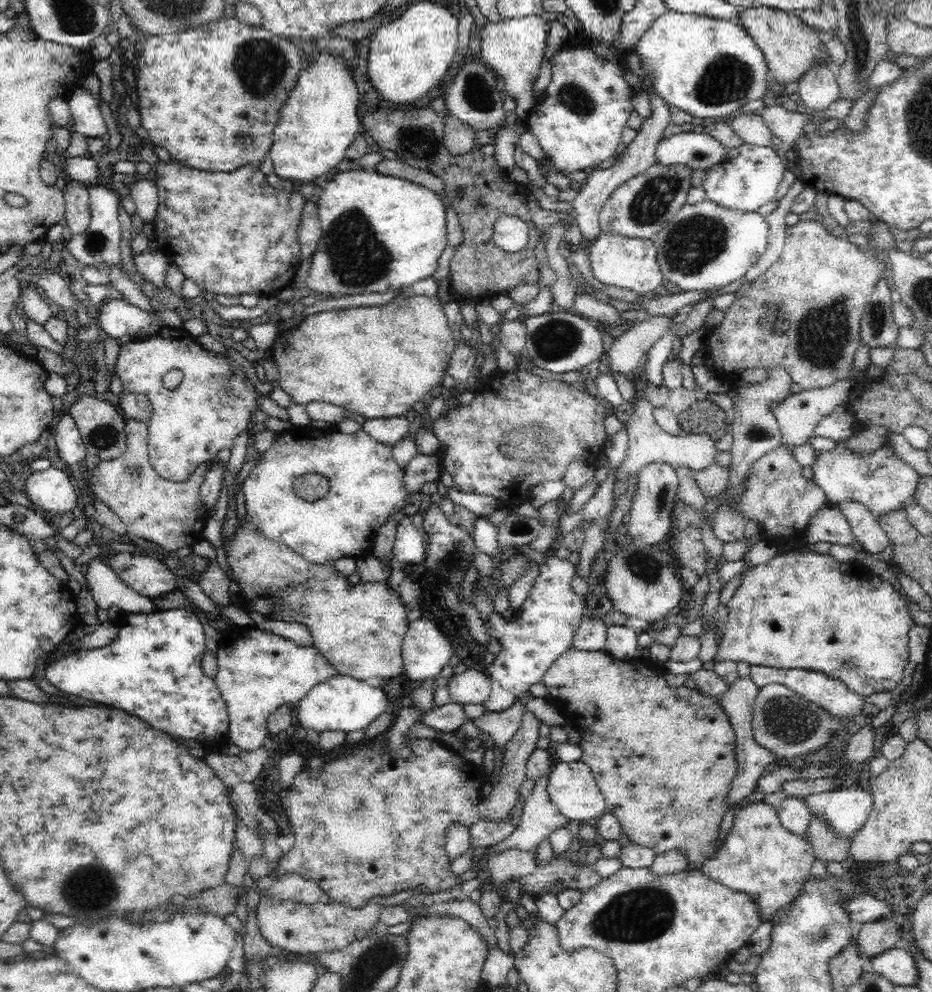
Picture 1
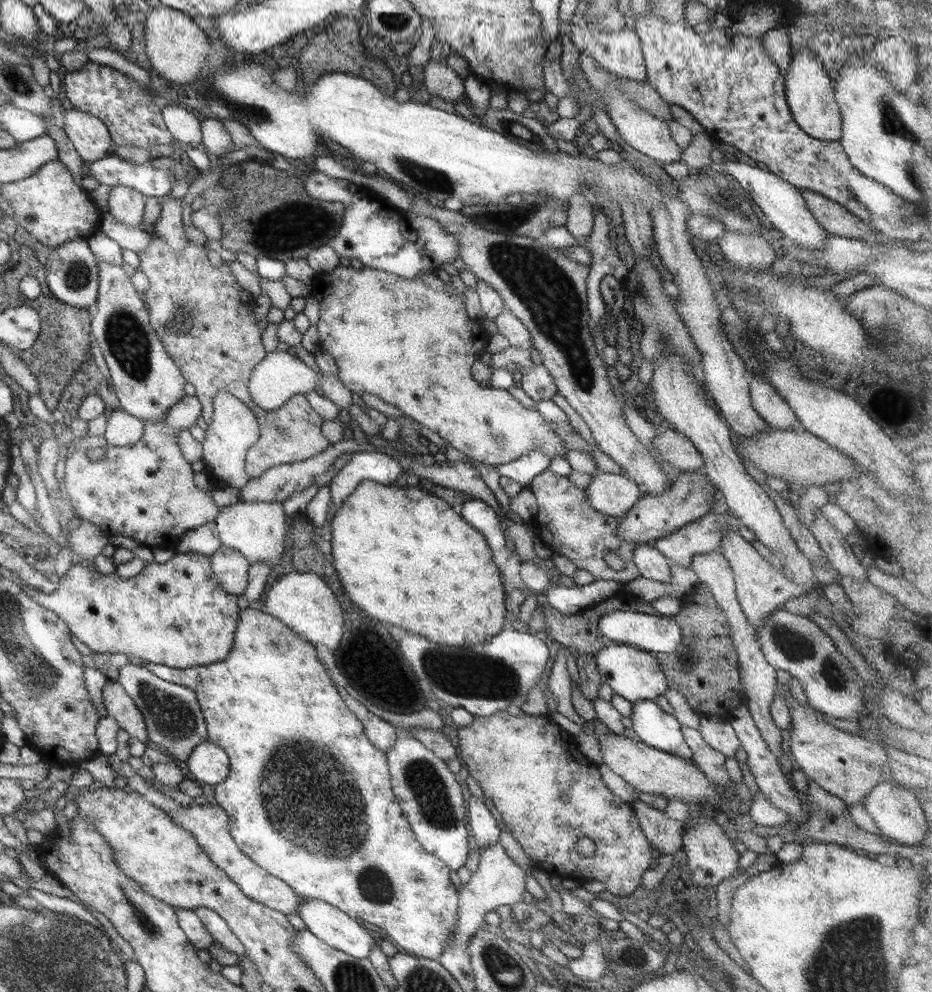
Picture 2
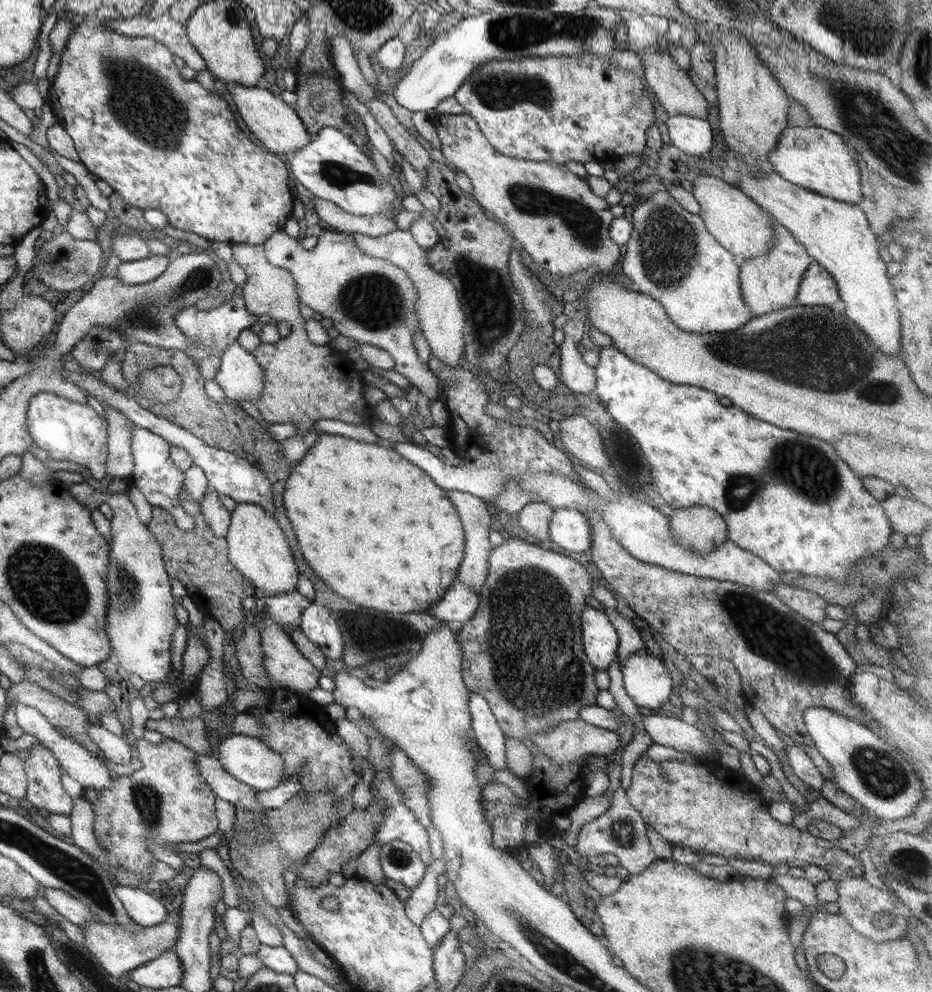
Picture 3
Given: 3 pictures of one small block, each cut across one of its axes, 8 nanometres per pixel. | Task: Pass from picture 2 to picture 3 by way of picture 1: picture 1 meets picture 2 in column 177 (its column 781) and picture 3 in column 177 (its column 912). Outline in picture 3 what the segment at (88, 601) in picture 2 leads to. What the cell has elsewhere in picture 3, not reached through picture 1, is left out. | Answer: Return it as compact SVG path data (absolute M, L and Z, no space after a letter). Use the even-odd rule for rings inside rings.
M87 483L67 485L71 497L89 513L101 504L111 509L112 519L109 547L109 565L105 586L107 589L106 633L112 653L125 672L136 674L144 682L161 682L171 671L169 641L178 625L174 617L176 599L171 596L170 577L165 571L161 549L154 536L142 524L126 494L97 492Z

